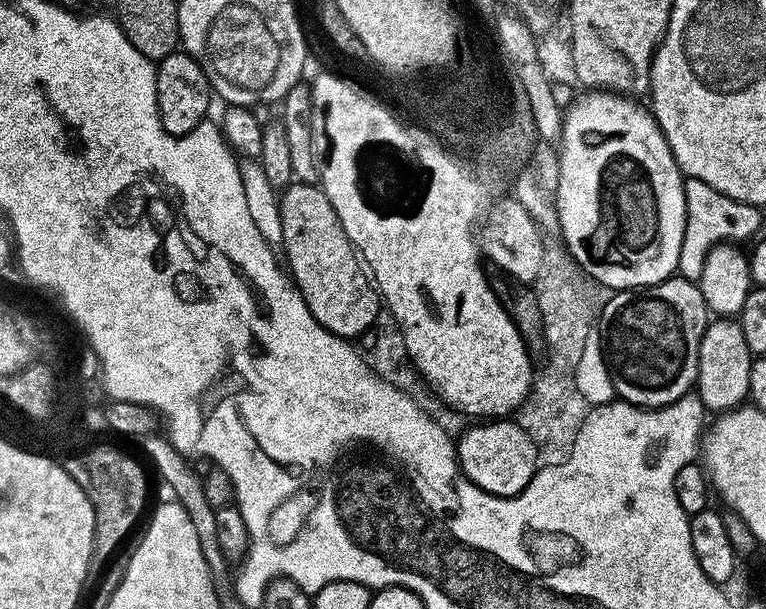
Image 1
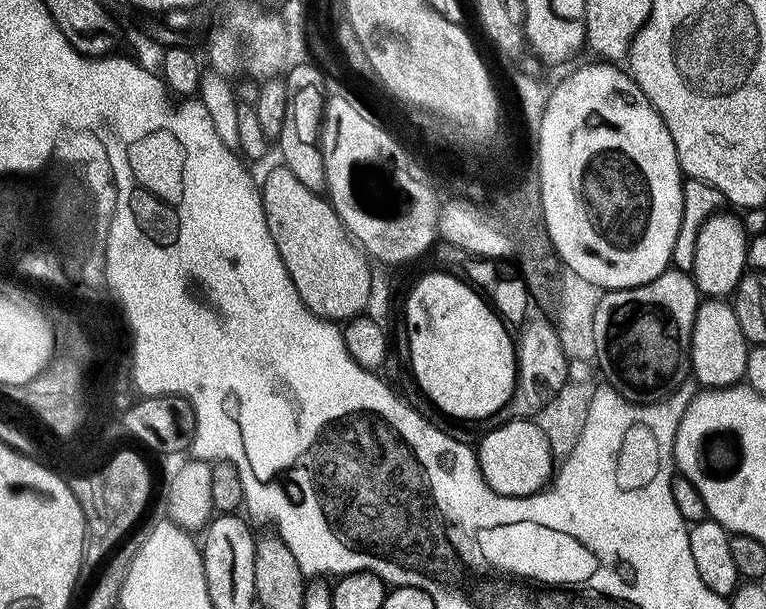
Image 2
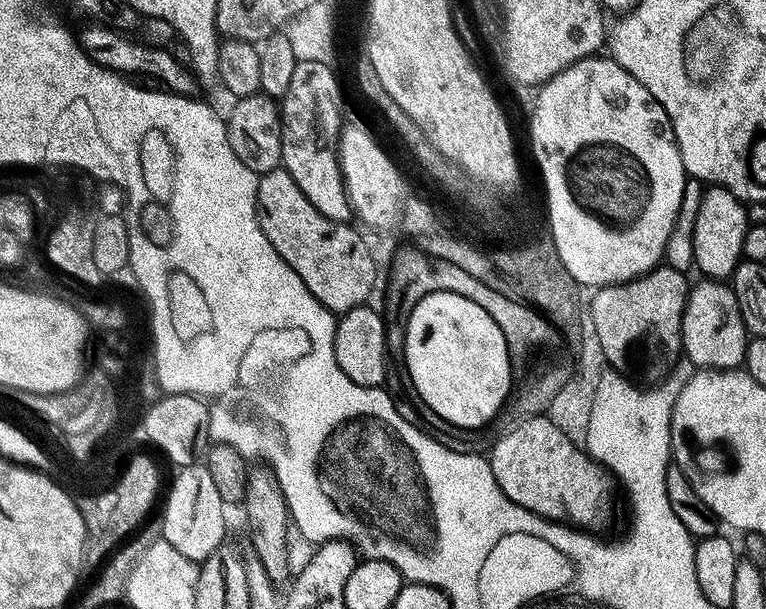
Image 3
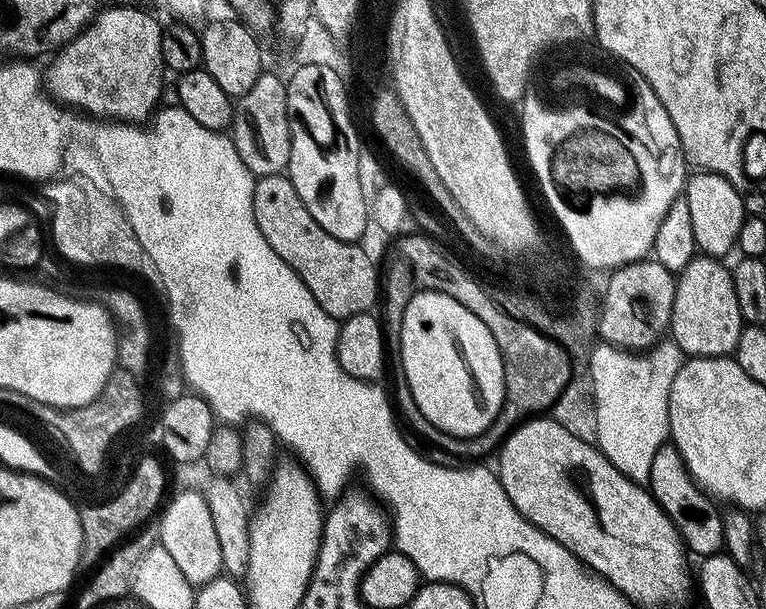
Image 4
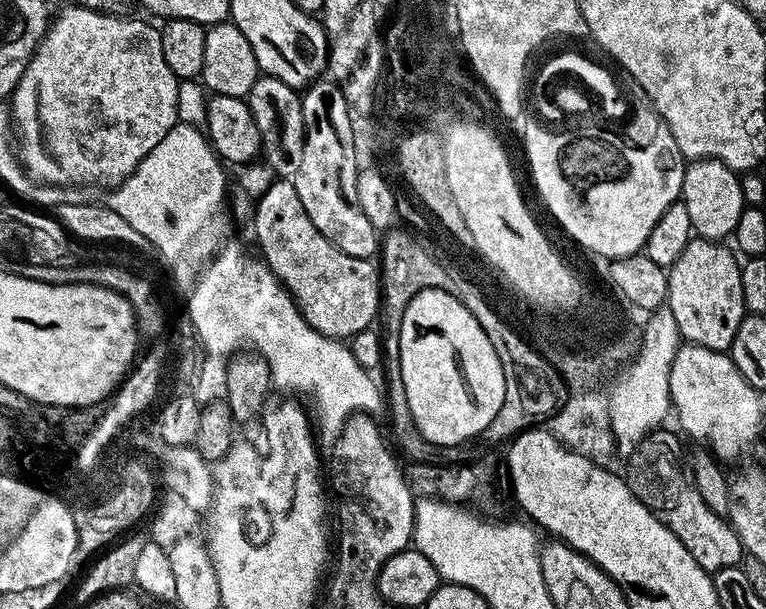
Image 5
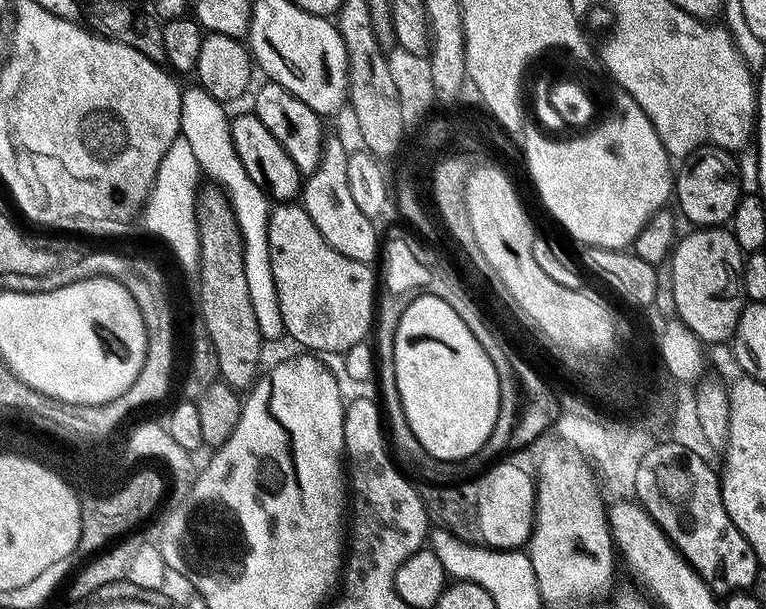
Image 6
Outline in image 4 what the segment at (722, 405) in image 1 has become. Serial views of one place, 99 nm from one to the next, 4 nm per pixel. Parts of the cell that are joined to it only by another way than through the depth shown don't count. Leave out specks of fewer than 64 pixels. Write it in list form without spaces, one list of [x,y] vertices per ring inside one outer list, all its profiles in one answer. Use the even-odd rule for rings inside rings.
[[[697,254],[684,269],[676,276],[676,293],[674,294],[674,306],[670,309],[670,320],[672,316],[672,332],[670,332],[671,339],[675,340],[676,345],[680,351],[684,353],[685,357],[691,358],[694,356],[732,356],[738,346],[738,334],[746,326],[742,314],[738,310],[738,294],[734,294],[734,278],[732,277],[732,268],[729,265],[724,265],[723,259],[714,256],[705,256]]]

